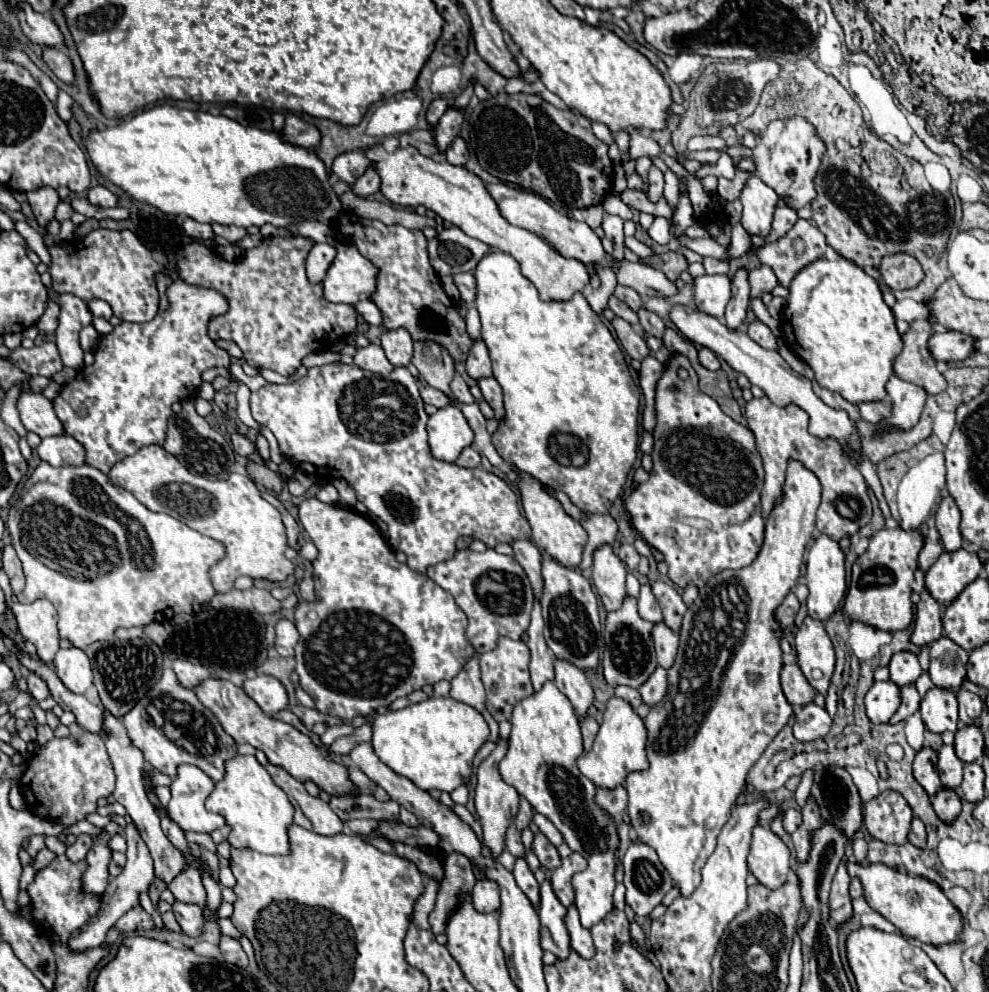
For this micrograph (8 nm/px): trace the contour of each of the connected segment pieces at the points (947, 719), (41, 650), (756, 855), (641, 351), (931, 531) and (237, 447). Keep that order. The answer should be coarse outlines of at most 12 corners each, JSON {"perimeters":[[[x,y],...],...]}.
{"perimeters":[[[933,686],[921,700],[927,730],[957,730],[953,690]],[[11,600],[21,636],[43,662],[59,650],[57,610],[49,600]],[[753,828],[747,866],[771,890],[791,872],[789,848],[769,828]],[[619,316],[611,320],[631,358],[649,356],[645,340]],[[927,528],[919,552],[919,568],[925,572],[943,552],[941,536]],[[231,434],[233,450],[239,456],[251,458],[257,452],[249,436]]]}

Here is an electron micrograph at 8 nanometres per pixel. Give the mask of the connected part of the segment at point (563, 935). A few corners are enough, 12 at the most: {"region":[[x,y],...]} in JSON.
{"region":[[551,880],[541,884],[541,948],[557,958],[569,954],[567,908]]}

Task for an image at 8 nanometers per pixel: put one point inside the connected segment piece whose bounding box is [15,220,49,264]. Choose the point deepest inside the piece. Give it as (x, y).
(34, 238)

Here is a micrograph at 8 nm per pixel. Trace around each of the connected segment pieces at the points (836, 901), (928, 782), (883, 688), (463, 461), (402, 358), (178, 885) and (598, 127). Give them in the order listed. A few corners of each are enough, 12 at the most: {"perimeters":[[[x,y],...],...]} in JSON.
{"perimeters":[[[839,864],[831,886],[831,918],[851,918],[849,874]],[[925,746],[913,762],[913,776],[933,796],[941,788],[937,750]],[[875,682],[865,696],[873,724],[889,722],[901,704],[901,688]],[[465,448],[457,458],[463,468],[481,464],[481,454],[475,448]],[[405,328],[385,330],[381,346],[395,366],[407,366],[413,338]],[[185,866],[167,888],[181,902],[205,904],[205,888],[195,868]],[[593,122],[593,134],[613,144],[613,134],[605,124]]]}

